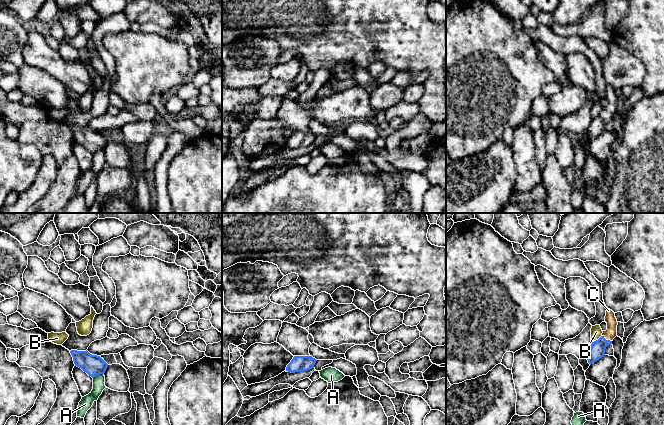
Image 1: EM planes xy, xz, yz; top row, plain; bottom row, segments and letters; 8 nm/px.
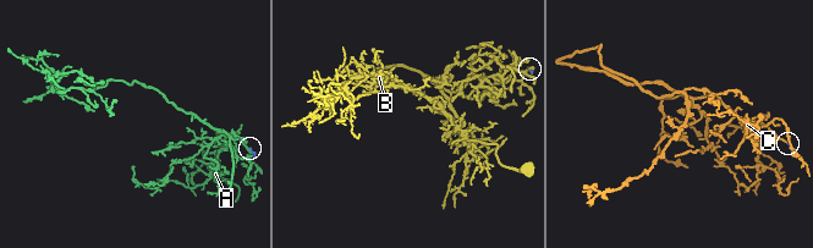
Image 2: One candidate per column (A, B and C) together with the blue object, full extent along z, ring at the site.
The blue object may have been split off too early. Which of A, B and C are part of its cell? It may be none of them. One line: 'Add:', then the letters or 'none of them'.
Add: C

